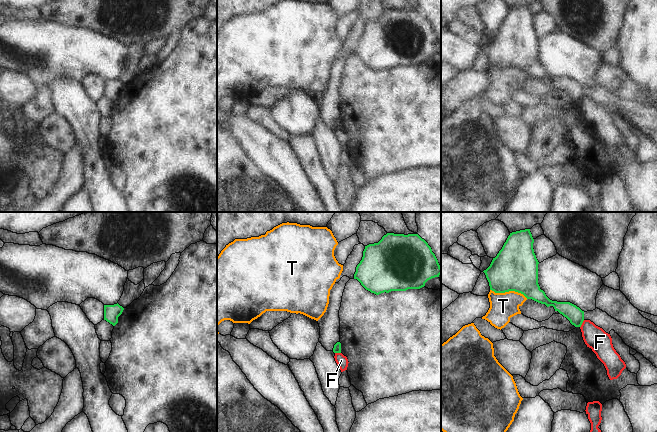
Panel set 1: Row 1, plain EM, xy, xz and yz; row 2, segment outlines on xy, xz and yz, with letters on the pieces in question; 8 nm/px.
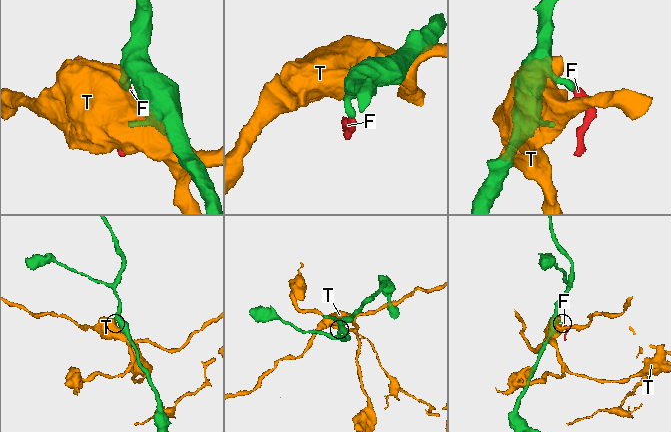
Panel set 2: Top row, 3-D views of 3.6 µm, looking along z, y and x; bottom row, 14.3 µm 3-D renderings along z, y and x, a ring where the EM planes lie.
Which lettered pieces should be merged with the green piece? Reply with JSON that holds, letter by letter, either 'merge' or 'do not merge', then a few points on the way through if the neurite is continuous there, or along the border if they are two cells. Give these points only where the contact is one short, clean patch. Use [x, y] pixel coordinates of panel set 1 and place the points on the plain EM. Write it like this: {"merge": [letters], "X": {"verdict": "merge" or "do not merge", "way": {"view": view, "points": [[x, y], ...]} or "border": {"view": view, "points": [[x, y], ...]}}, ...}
{"merge": [], "F": {"verdict": "do not merge", "border": {"view": "yz", "points": [[584, 96], [580, 103]]}}, "T": {"verdict": "do not merge"}}

